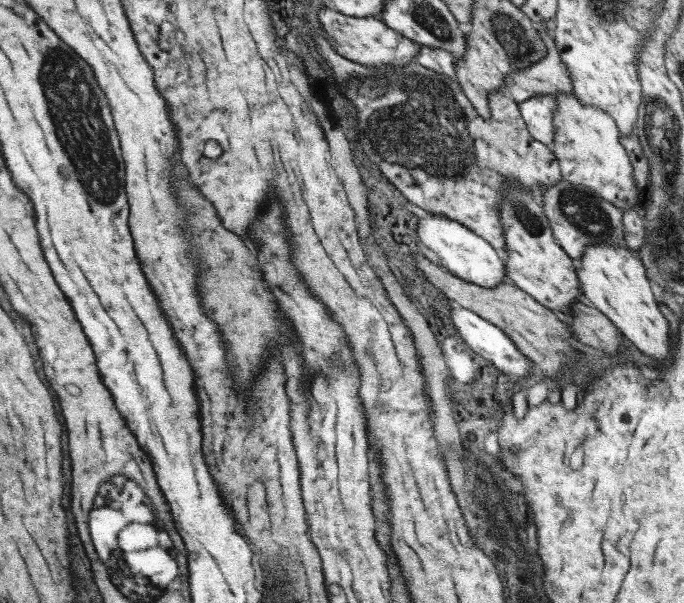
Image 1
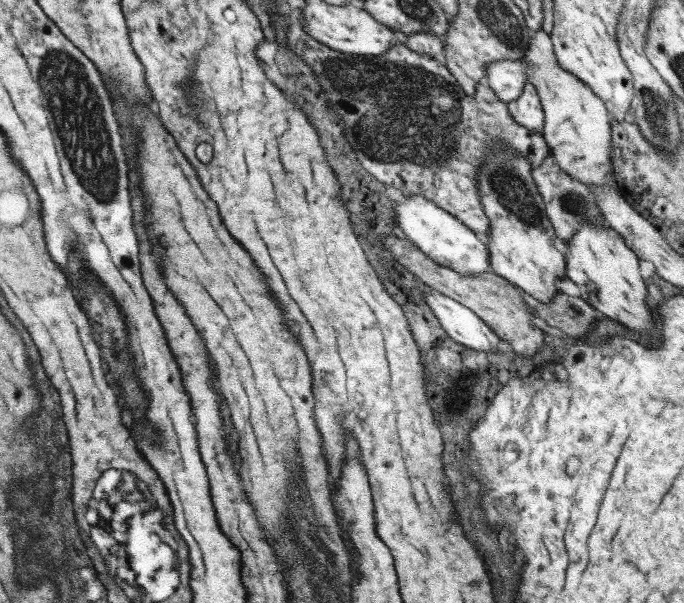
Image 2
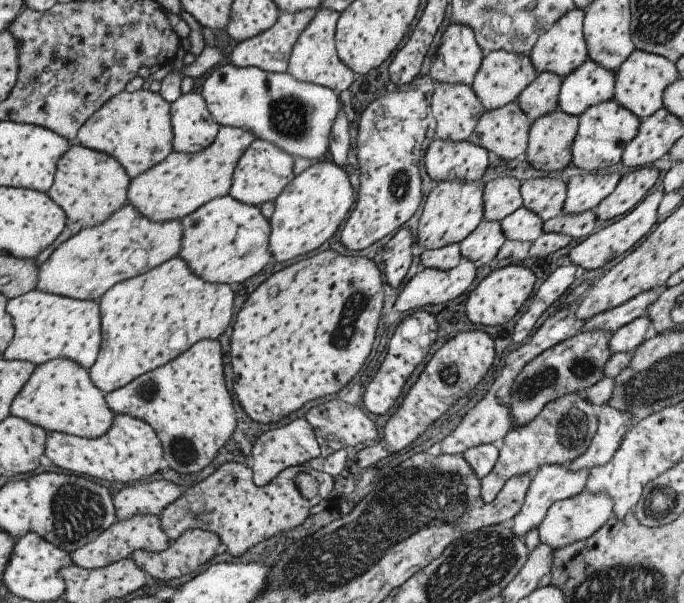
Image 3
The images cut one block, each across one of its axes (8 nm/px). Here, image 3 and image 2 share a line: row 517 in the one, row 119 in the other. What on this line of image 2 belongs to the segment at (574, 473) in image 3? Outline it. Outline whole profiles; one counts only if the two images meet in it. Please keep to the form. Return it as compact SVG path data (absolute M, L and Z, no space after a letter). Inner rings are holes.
M531 83L525 84L521 88L521 94L505 105L511 118L515 119L520 126L527 130L535 130L541 135L544 124L543 111L541 111L539 95Z

